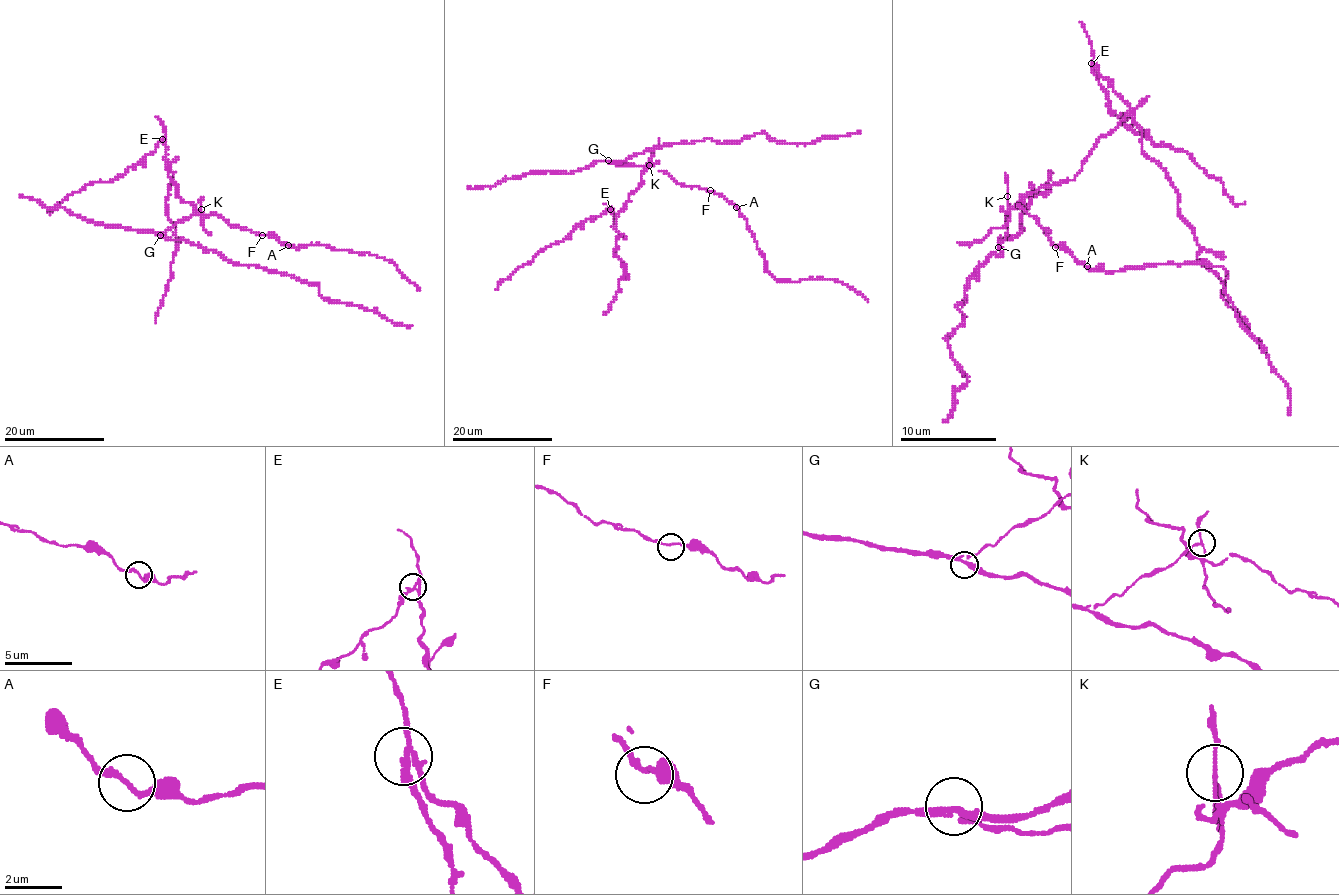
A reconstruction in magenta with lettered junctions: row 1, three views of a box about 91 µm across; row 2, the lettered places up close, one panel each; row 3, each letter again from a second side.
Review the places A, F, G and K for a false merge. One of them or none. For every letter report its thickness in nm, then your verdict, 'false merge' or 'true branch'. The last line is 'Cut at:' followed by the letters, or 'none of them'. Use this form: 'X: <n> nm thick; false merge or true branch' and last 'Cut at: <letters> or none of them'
A: 170 nm thick; true branch
F: 140 nm thick; true branch
G: 220 nm thick; true branch
K: 110 nm thick; false merge
Cut at: K

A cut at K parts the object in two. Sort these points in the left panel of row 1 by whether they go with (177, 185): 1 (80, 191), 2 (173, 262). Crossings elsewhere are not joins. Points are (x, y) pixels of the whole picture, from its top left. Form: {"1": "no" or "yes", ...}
{"1": "yes", "2": "yes"}

